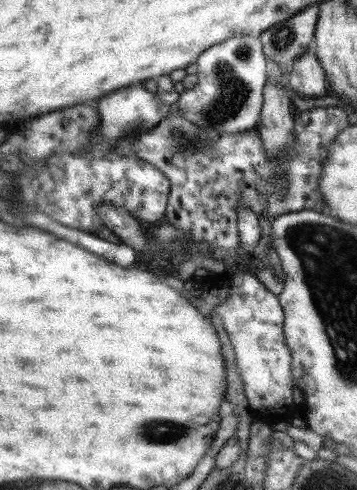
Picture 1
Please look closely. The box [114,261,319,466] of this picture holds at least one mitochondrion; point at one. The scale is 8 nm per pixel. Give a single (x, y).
(167, 431)

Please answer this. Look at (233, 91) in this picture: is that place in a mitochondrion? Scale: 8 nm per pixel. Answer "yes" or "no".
yes

